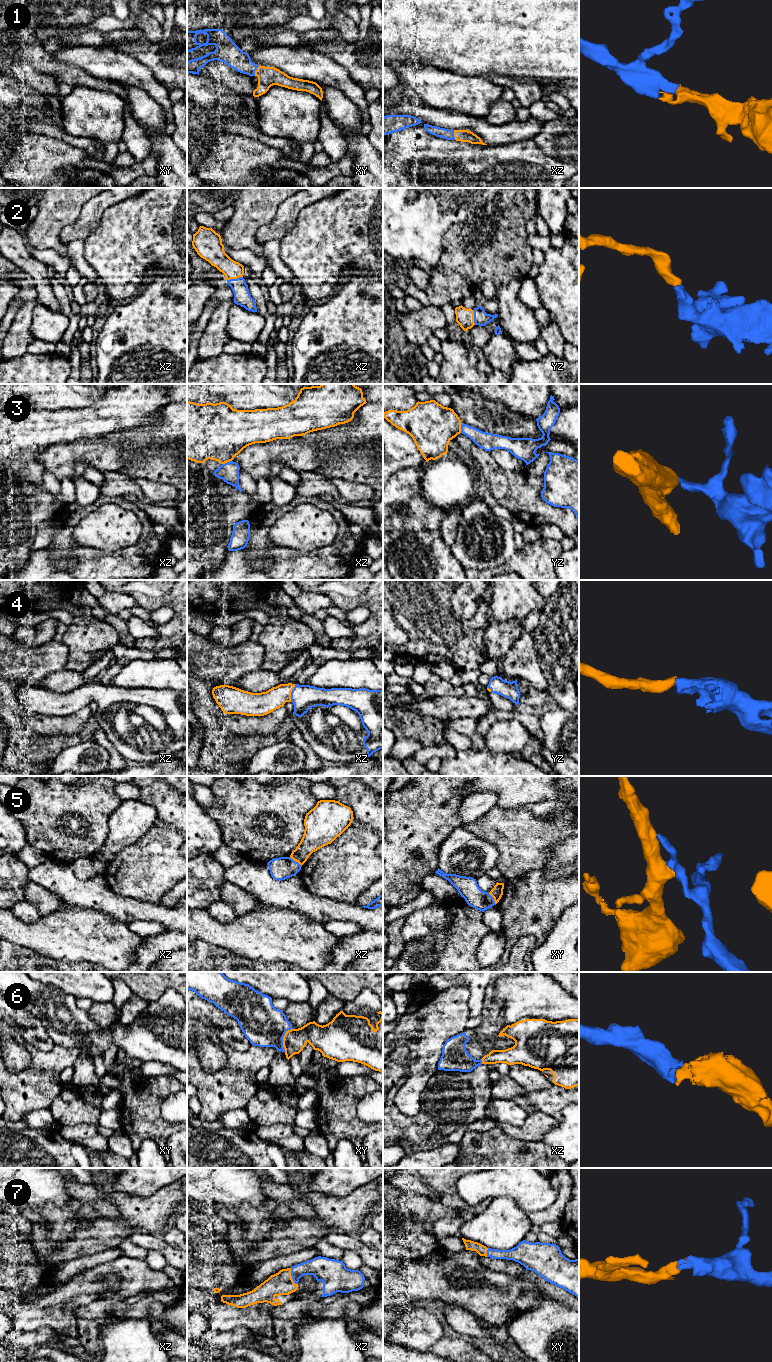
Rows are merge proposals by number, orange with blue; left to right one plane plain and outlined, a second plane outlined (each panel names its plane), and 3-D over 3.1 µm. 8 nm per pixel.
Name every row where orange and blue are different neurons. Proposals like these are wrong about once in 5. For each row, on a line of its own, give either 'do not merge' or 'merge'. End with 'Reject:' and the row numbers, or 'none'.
1: merge
2: merge
3: merge
4: merge
5: do not merge
6: merge
7: merge
Reject: 5

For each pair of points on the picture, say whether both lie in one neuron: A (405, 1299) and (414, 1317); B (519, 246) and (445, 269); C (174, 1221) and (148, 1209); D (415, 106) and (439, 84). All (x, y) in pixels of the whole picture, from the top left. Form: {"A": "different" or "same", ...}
{"A": "different", "B": "same", "C": "different", "D": "different"}

